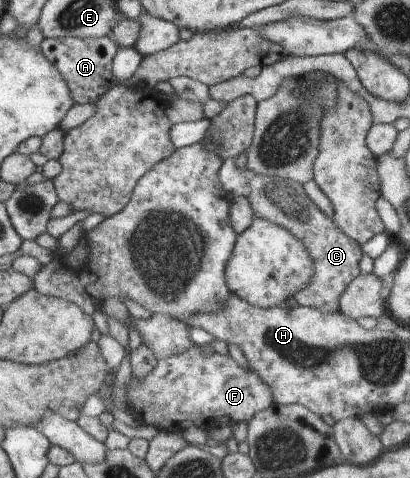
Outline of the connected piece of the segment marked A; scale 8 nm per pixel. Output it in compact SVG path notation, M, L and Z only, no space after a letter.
M73 36L45 38L40 47L47 59L62 71L76 103L97 102L112 87L119 85L119 81L113 75L113 59L120 49L110 36L85 39Z

